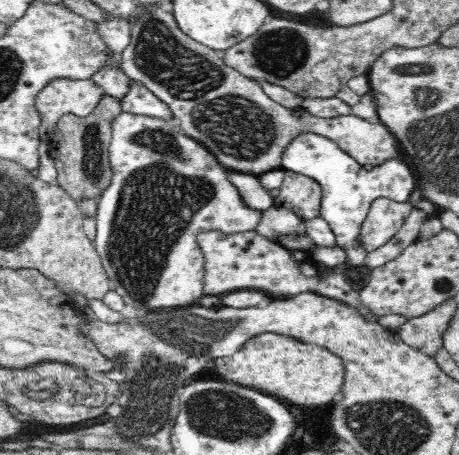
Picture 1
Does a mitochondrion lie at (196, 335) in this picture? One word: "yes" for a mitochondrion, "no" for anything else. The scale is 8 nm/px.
yes

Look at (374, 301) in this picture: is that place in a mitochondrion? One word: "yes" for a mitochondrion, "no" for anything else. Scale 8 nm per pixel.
no

